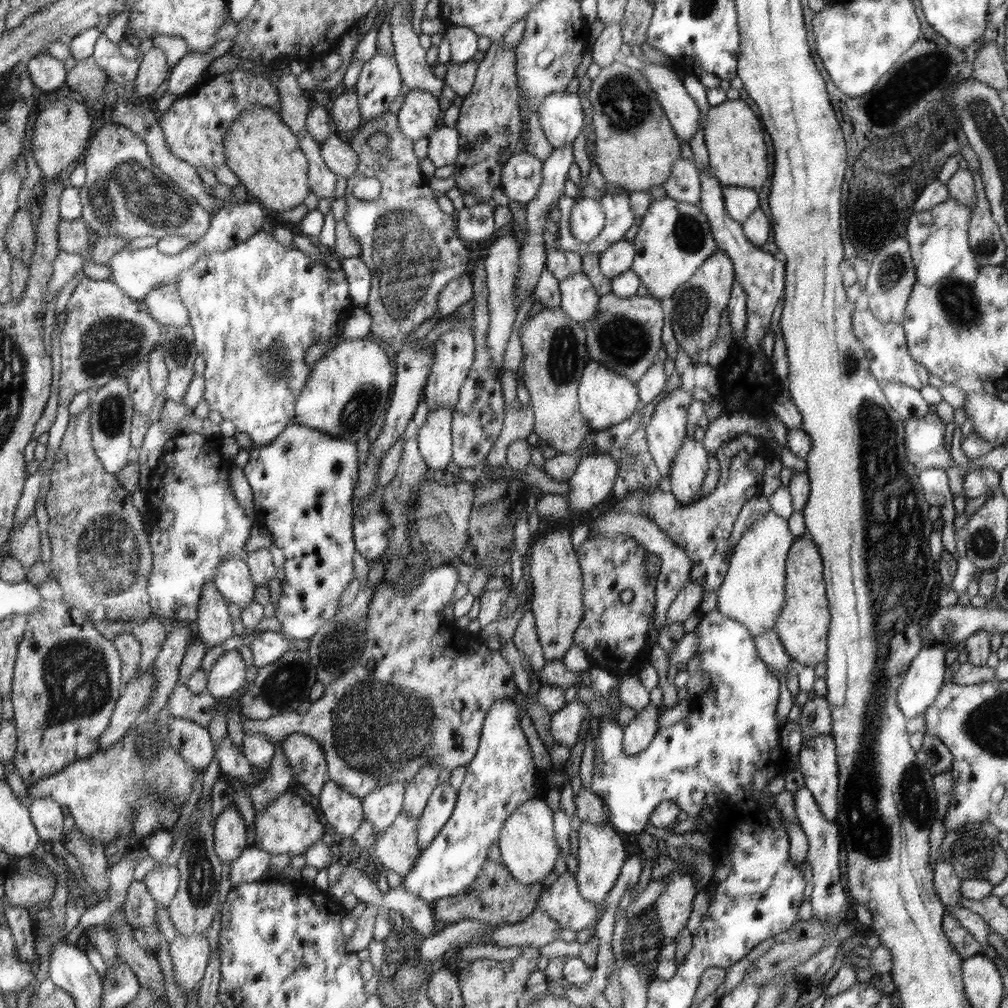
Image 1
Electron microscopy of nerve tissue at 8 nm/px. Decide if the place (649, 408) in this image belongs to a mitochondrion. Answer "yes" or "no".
no

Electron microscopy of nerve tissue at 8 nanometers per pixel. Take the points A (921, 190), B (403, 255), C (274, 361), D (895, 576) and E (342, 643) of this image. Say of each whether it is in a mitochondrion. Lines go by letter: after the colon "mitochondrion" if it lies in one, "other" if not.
A: other
B: mitochondrion
C: mitochondrion
D: mitochondrion
E: mitochondrion

